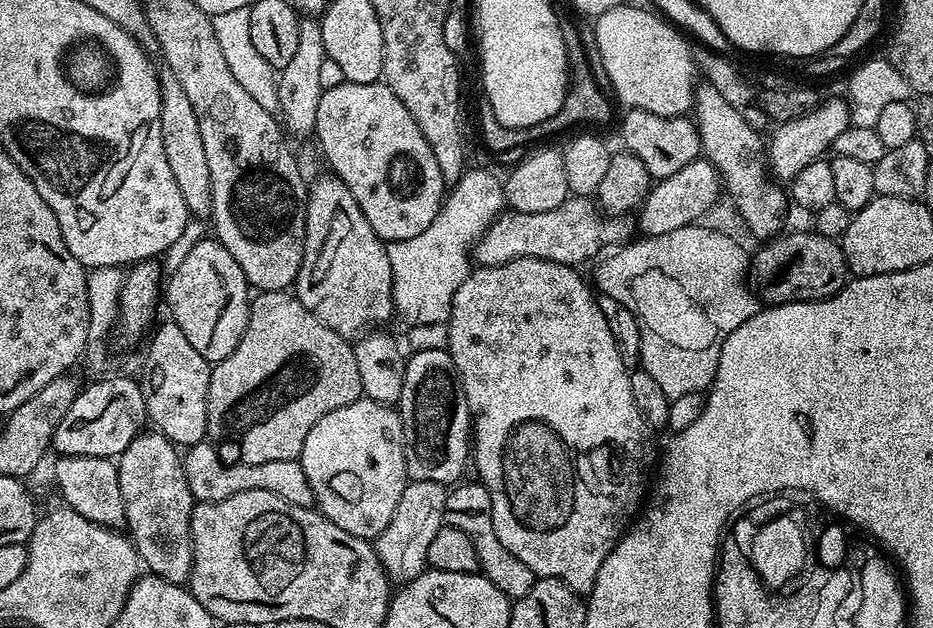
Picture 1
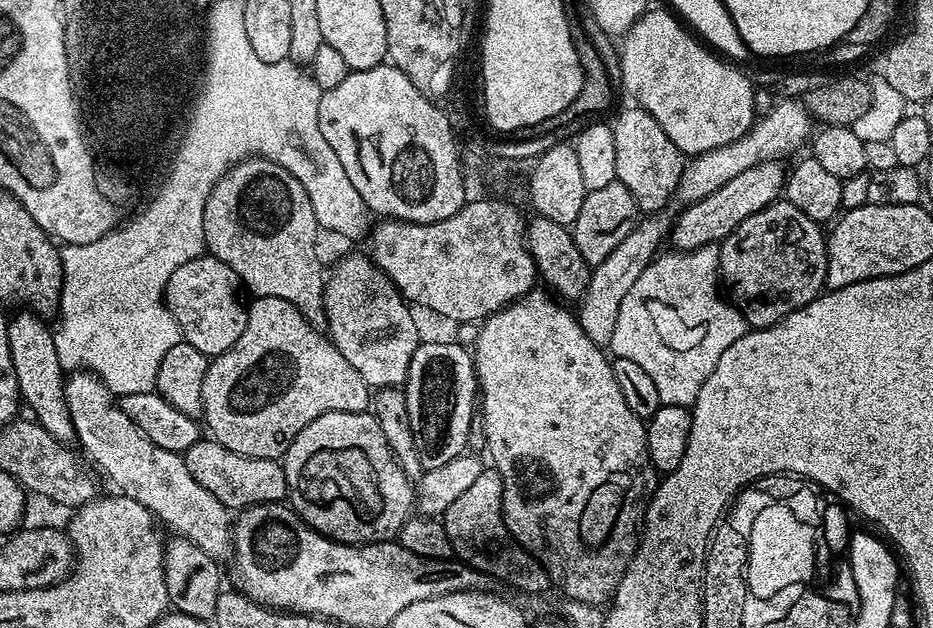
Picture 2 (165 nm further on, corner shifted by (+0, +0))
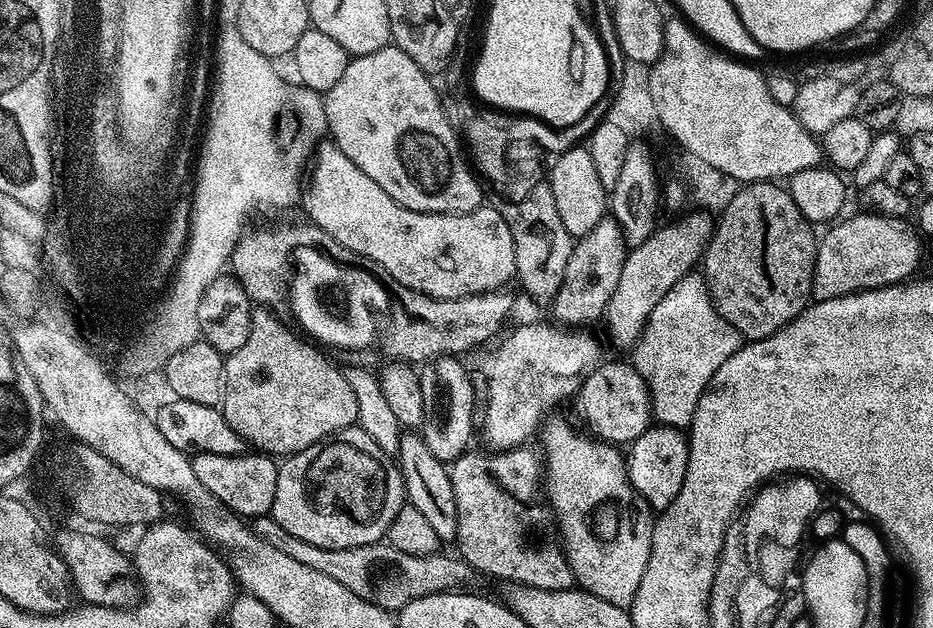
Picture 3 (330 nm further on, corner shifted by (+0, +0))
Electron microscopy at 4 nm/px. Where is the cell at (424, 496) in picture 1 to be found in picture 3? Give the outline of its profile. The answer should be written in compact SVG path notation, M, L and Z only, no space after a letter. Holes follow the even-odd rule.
M530 322L501 339L503 342L488 370L488 400L482 426L482 440L487 451L495 454L521 447L526 442L524 440L530 437L535 429L539 429L544 412L566 398L571 399L579 391L583 379L602 362L600 346L592 335L582 332L586 330L567 330L554 326L544 322Z

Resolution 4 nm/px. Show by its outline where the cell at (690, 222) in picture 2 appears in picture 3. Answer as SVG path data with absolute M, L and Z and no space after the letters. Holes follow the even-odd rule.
M690 210L681 220L673 224L661 223L646 242L635 245L629 251L626 262L622 266L622 274L618 278L618 286L608 303L606 321L608 332L616 344L635 345L639 340L648 315L666 298L666 294L681 278L689 275L692 268L704 259L704 252L712 237L714 216L707 210Z

